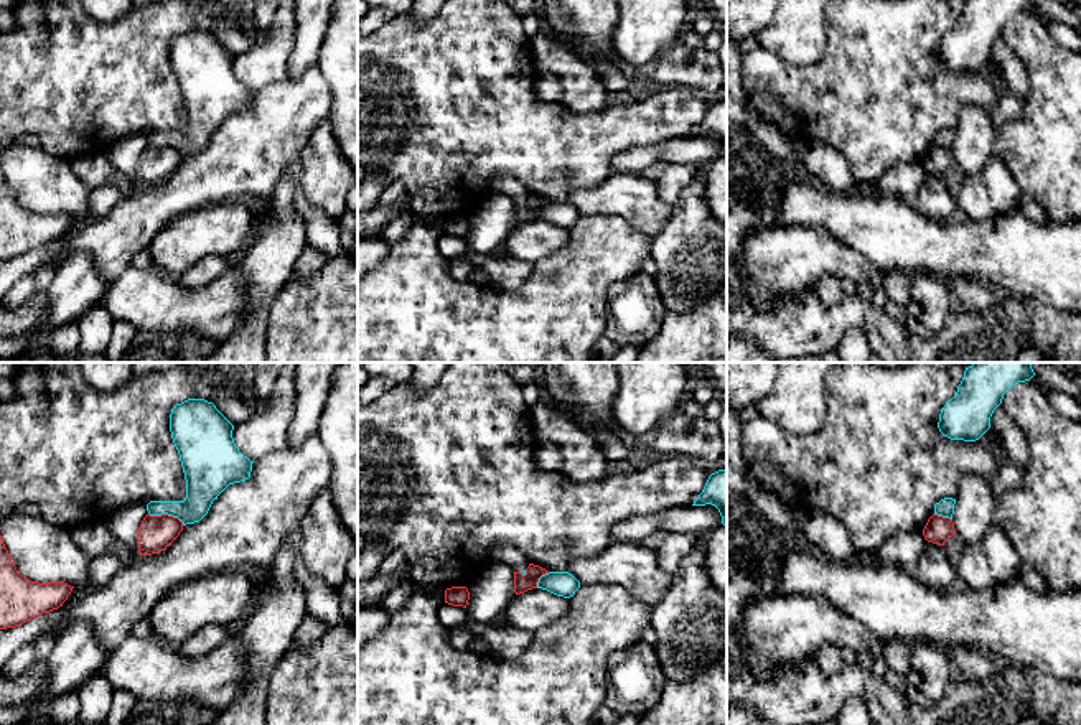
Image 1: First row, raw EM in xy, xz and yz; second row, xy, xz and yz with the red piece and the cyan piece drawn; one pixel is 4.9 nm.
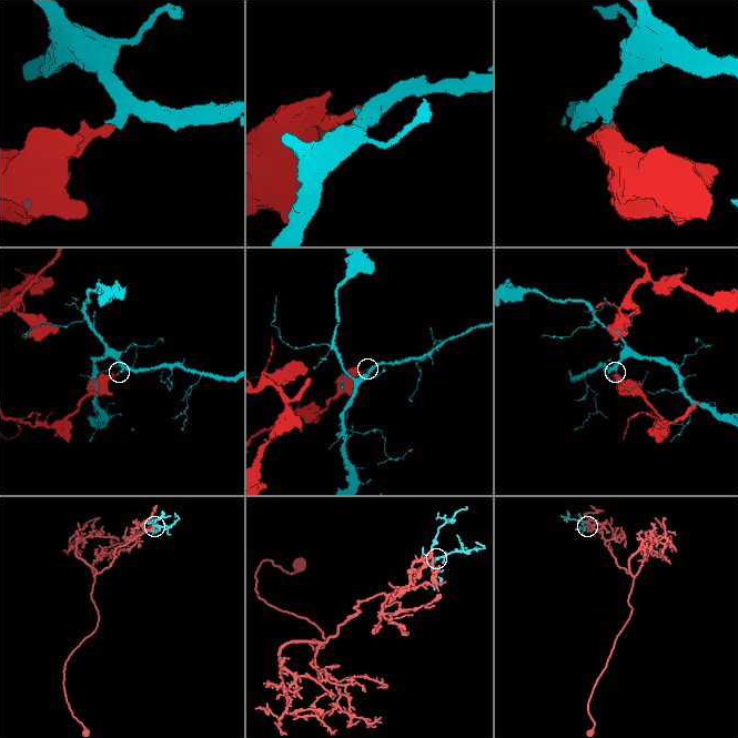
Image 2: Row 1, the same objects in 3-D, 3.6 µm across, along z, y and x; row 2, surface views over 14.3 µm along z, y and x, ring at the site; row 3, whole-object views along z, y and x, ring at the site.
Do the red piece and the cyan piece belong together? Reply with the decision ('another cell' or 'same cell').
another cell

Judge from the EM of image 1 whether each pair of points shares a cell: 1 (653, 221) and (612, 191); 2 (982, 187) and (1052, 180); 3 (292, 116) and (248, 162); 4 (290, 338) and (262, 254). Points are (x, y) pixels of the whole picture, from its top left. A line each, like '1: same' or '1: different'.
1: same
2: different
3: same
4: different

